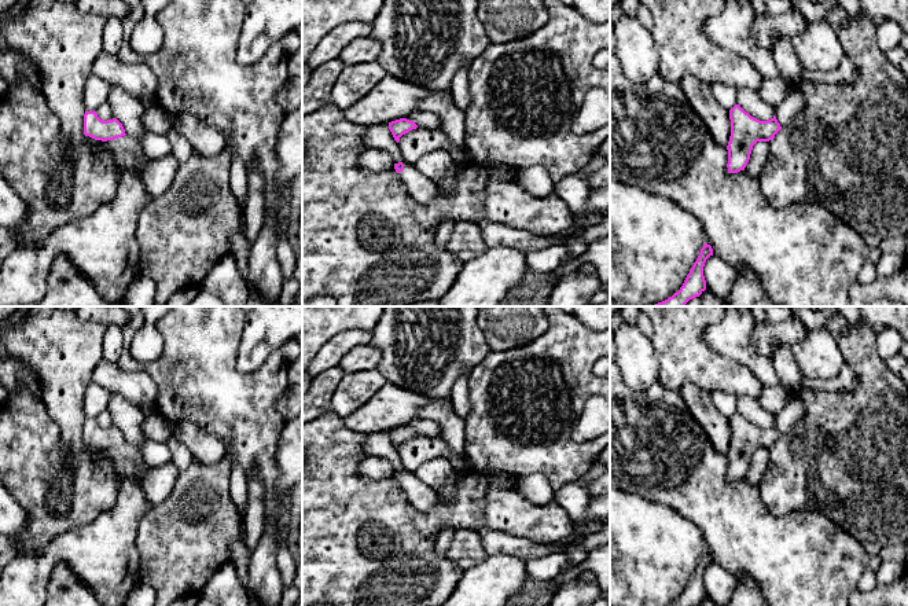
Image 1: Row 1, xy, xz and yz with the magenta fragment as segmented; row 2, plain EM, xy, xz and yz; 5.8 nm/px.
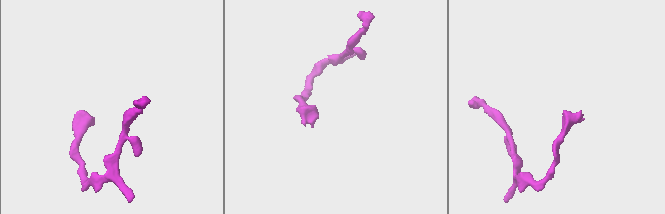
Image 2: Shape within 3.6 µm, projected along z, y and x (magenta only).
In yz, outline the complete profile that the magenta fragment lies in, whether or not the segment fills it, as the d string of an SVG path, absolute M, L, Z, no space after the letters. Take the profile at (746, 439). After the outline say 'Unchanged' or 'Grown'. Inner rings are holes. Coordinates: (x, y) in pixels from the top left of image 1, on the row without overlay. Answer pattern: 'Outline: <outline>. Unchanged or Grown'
Outline: M794 393L790 403L775 415L775 423L768 429L760 429L746 420L739 412L729 418L731 444L728 458L728 480L745 478L753 453L757 449L769 449L804 418L804 401Z. Grown

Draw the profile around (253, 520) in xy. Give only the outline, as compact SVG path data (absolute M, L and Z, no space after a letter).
M250 469L246 475L247 480L247 510L243 515L245 540L249 551L253 551L264 533L264 496L265 488L260 475Z

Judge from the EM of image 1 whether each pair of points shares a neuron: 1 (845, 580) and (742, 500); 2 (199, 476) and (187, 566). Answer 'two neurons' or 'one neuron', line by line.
1: one neuron
2: one neuron

